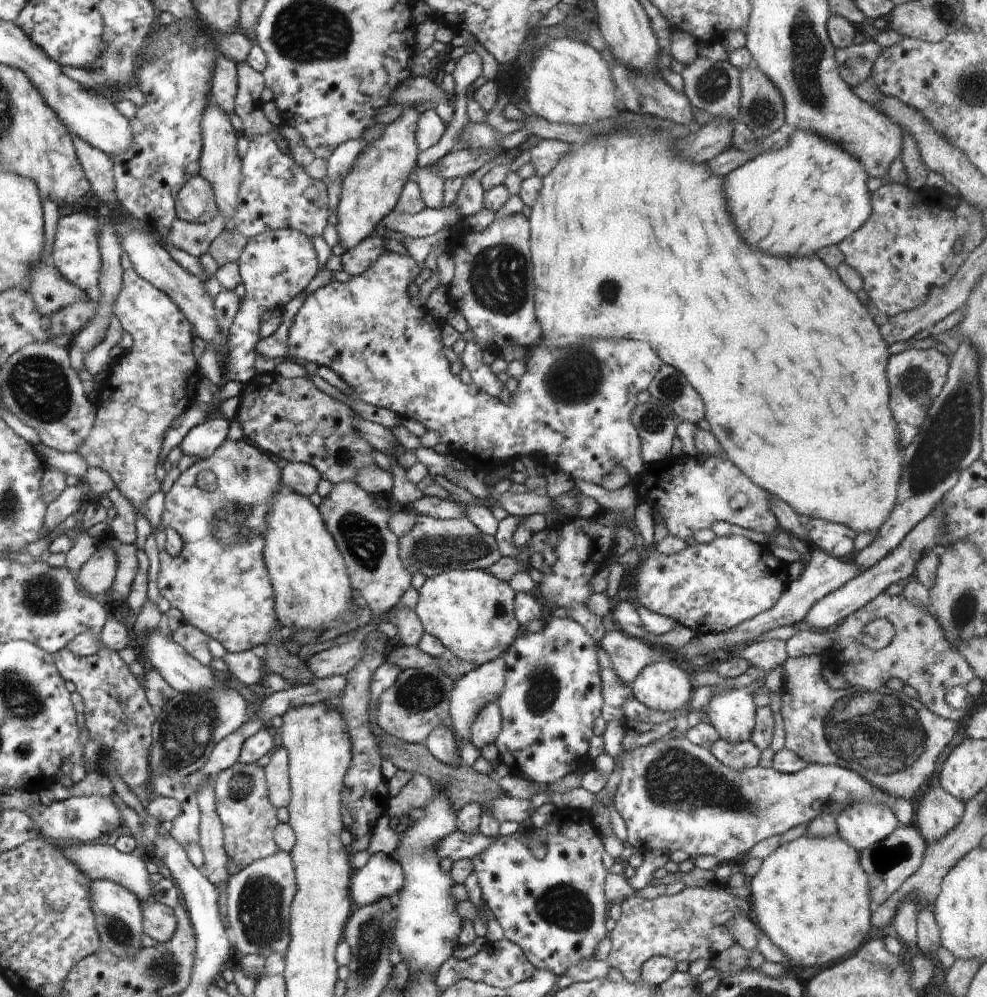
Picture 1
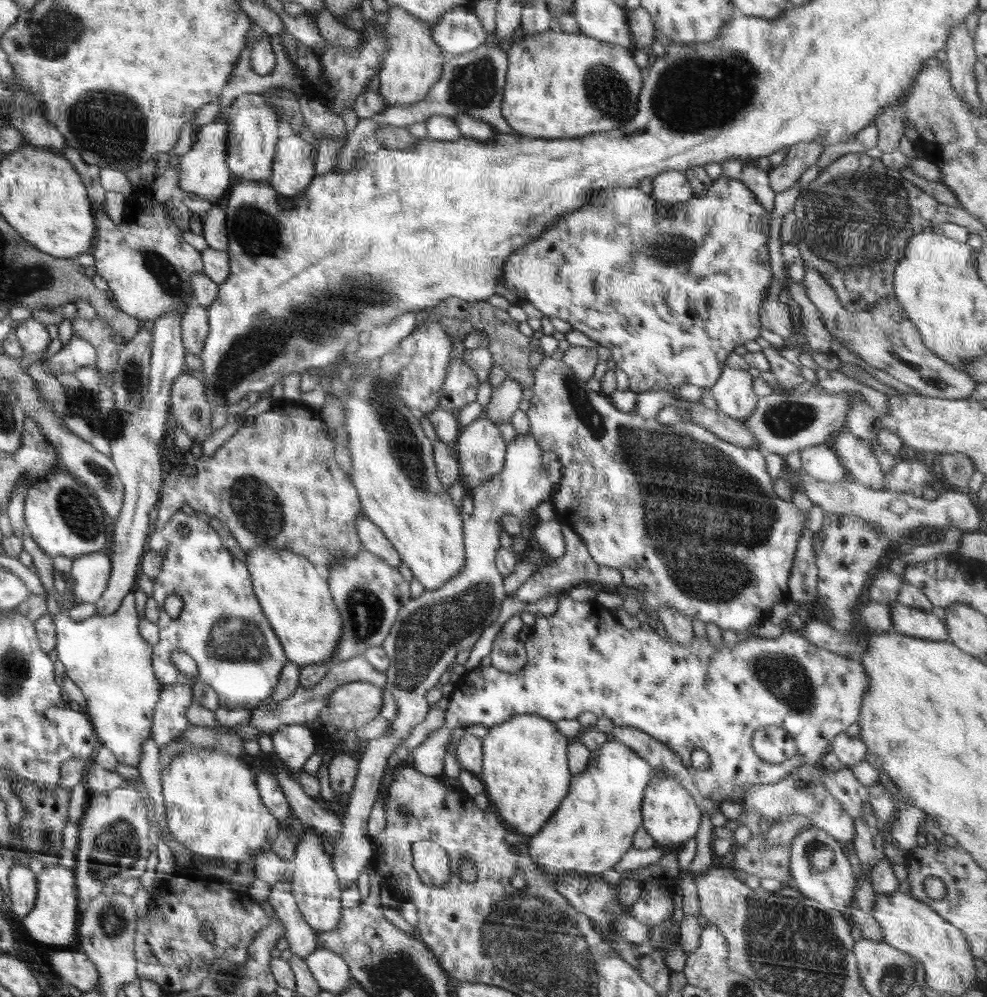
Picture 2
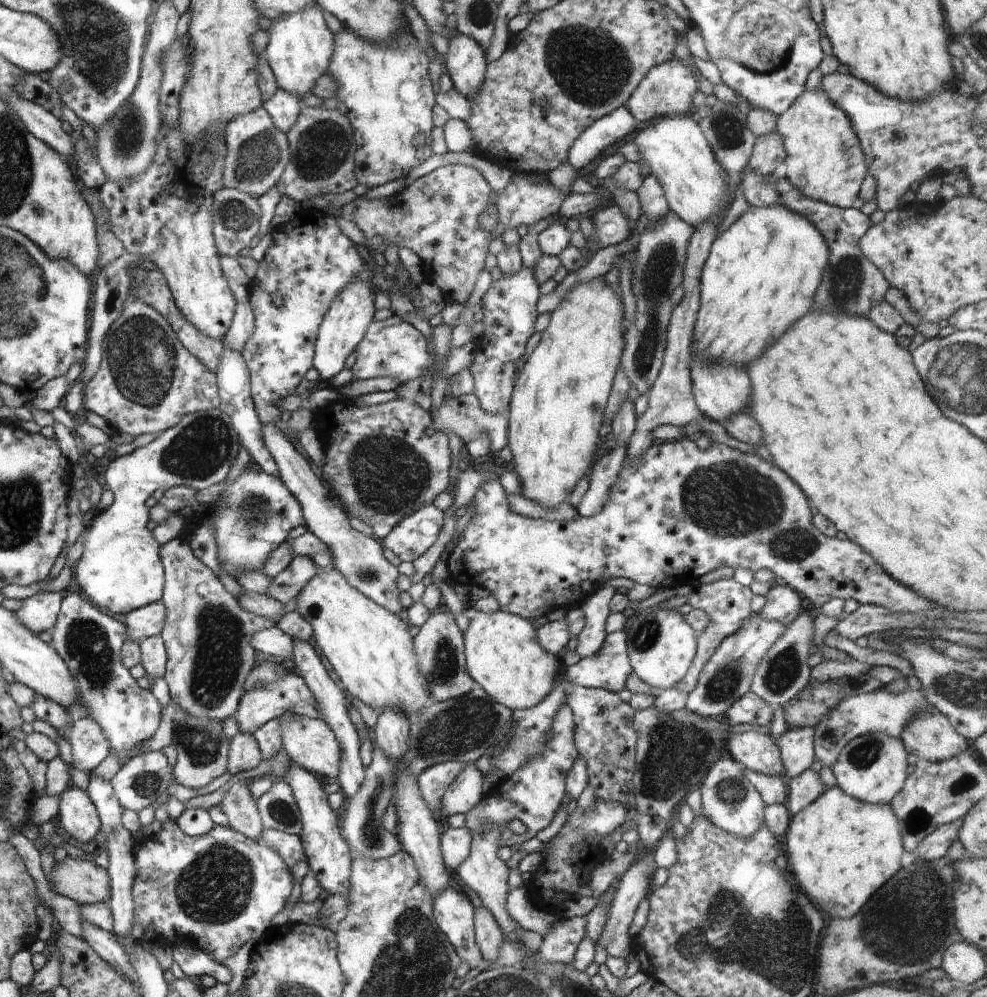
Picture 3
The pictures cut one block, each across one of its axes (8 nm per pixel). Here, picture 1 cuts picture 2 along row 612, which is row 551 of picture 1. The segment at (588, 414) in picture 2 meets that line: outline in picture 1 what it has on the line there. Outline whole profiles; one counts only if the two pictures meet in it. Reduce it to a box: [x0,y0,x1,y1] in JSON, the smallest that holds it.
[636,537,790,634]

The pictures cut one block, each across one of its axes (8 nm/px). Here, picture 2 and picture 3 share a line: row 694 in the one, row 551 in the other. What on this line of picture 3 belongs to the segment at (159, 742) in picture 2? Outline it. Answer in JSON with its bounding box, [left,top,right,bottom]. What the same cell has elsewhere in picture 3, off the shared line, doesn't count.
[160,538,273,722]

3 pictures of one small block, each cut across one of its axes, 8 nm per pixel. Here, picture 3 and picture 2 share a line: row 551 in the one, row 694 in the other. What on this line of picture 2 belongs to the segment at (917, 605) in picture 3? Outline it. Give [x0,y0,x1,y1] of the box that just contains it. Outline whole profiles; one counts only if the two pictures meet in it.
[409,591,868,802]

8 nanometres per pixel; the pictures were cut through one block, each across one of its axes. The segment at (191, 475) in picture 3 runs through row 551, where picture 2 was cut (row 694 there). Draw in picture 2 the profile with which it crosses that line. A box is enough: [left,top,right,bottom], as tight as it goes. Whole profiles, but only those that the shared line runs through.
[46,592,163,766]

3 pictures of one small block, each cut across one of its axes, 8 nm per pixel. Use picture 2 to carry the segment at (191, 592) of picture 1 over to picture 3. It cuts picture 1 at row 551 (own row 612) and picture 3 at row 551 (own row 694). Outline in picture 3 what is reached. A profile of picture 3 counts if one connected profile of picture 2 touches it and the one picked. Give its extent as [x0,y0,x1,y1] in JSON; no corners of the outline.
[192,465,305,580]

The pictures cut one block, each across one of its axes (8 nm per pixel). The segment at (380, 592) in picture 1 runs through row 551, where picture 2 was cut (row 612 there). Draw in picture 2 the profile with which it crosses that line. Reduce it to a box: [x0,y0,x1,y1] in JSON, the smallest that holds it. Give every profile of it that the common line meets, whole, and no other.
[298,548,411,687]

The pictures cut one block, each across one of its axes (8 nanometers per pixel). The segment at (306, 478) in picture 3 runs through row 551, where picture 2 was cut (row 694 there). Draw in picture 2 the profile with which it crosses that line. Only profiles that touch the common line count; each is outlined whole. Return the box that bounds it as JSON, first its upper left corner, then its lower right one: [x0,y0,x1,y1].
[324,681,383,732]

